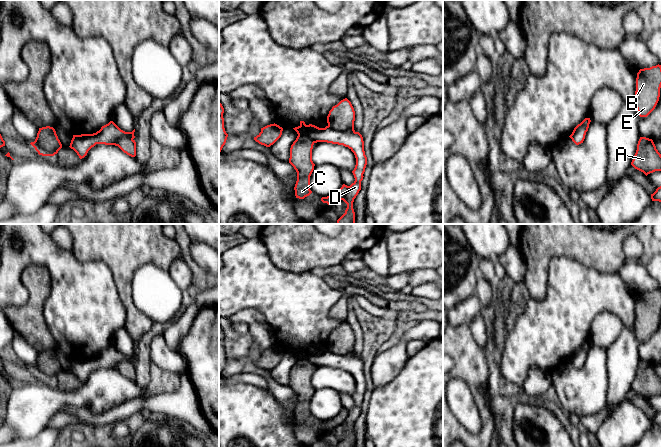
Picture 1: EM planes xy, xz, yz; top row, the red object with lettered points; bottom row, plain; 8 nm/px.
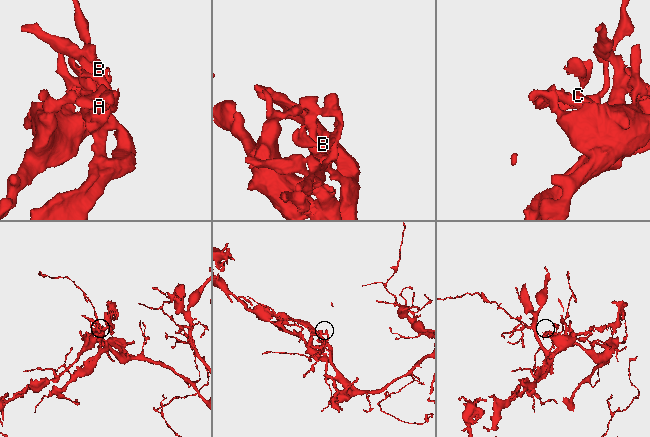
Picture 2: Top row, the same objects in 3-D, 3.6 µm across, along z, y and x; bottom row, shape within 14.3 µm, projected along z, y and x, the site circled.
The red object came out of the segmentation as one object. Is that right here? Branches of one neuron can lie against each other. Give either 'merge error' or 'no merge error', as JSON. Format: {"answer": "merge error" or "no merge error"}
{"answer": "merge error"}

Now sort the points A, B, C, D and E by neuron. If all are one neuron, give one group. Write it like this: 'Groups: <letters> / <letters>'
Groups: A B C E / D

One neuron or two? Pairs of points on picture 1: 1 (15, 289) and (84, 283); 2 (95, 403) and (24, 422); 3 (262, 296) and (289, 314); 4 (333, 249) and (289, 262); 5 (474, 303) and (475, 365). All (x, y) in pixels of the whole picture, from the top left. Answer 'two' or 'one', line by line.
1: one
2: one
3: one
4: one
5: two

